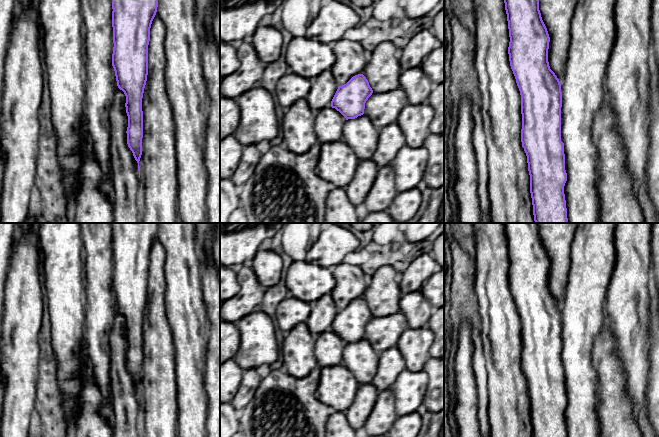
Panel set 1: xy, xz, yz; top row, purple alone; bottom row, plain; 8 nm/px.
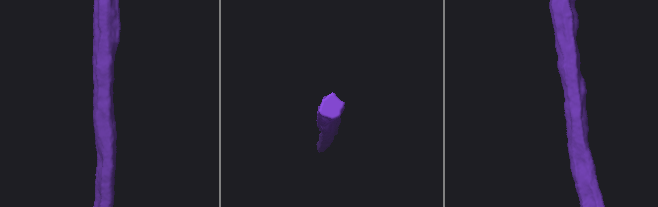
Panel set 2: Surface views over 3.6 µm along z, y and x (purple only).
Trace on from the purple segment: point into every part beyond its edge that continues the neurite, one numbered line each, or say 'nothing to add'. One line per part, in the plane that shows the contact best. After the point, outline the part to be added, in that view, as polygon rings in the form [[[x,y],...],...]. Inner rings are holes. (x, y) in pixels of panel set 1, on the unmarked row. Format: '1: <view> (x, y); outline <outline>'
nothing to add

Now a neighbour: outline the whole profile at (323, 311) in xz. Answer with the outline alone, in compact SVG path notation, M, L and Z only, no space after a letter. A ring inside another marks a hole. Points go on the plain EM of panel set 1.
M330 294L310 302L311 311L306 320L308 329L315 336L331 331L331 325L339 311Z

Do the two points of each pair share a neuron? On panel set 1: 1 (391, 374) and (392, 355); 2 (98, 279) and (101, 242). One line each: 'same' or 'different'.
1: same
2: same

